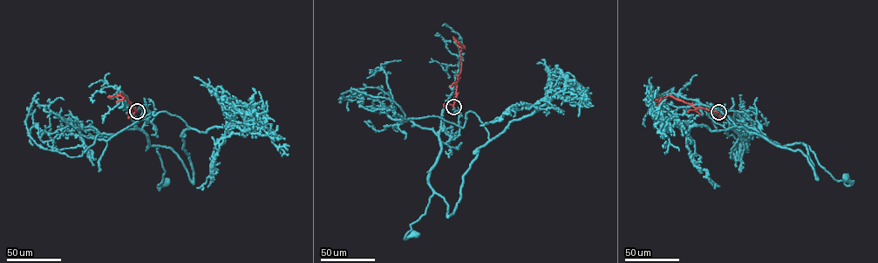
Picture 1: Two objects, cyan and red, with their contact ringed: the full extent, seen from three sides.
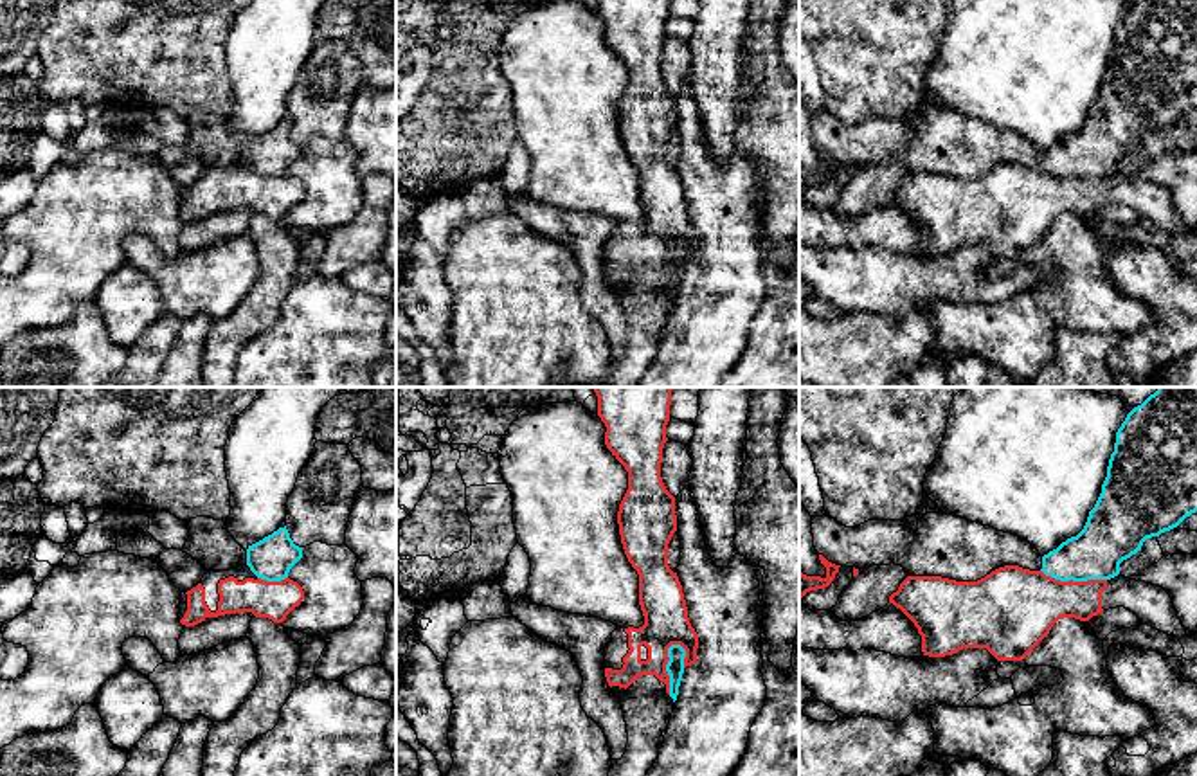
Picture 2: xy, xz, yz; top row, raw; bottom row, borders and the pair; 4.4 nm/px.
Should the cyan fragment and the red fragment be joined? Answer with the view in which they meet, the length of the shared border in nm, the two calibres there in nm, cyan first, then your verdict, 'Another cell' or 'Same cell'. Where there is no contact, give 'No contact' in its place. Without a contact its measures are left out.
Touches cyan in xz. Shared border 240 nm. Thickness 80 nm (cyan) against 200 nm. Another cell

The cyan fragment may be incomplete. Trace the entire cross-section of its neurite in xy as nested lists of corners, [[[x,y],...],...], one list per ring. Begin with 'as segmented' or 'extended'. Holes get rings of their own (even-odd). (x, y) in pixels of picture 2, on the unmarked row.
as segmented; [[[286,122],[247,146],[247,162],[257,175],[266,178],[281,178],[288,175],[290,166],[301,155],[302,144],[293,140]]]

